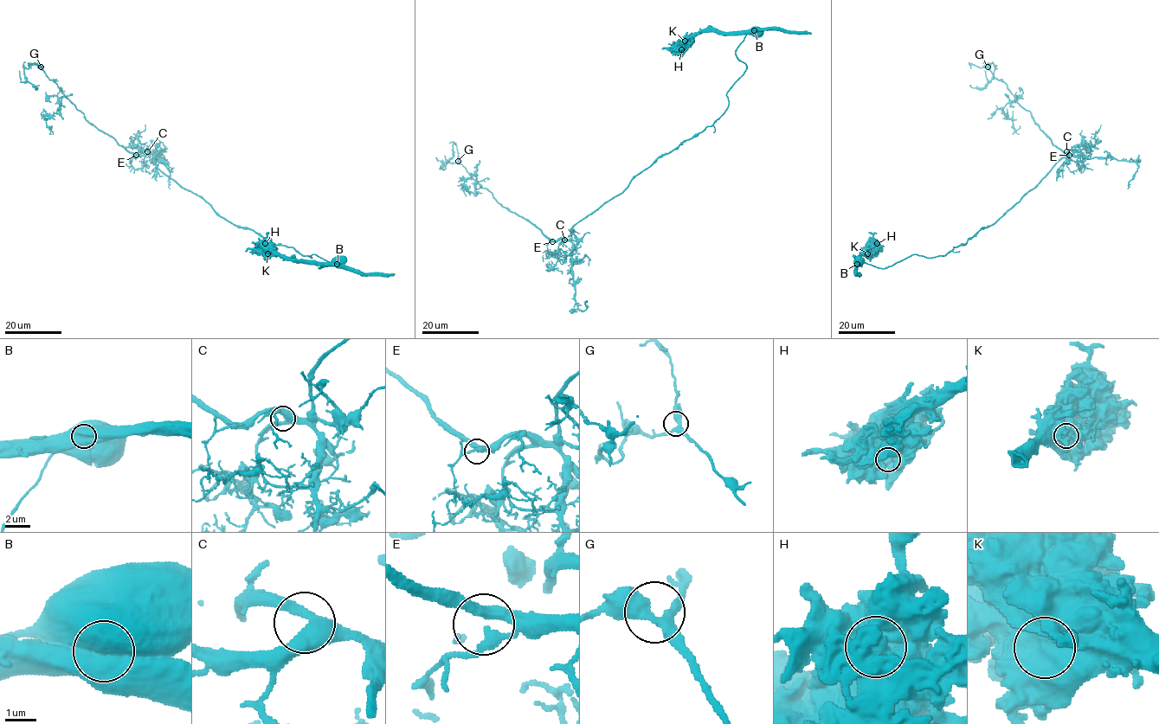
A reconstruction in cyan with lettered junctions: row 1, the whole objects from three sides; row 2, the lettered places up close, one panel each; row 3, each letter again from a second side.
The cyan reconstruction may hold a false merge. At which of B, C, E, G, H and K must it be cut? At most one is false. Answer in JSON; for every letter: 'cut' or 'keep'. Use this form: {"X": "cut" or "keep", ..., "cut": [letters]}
{"B": "cut", "C": "keep", "E": "keep", "G": "keep", "H": "keep", "K": "keep", "cut": ["B"]}

